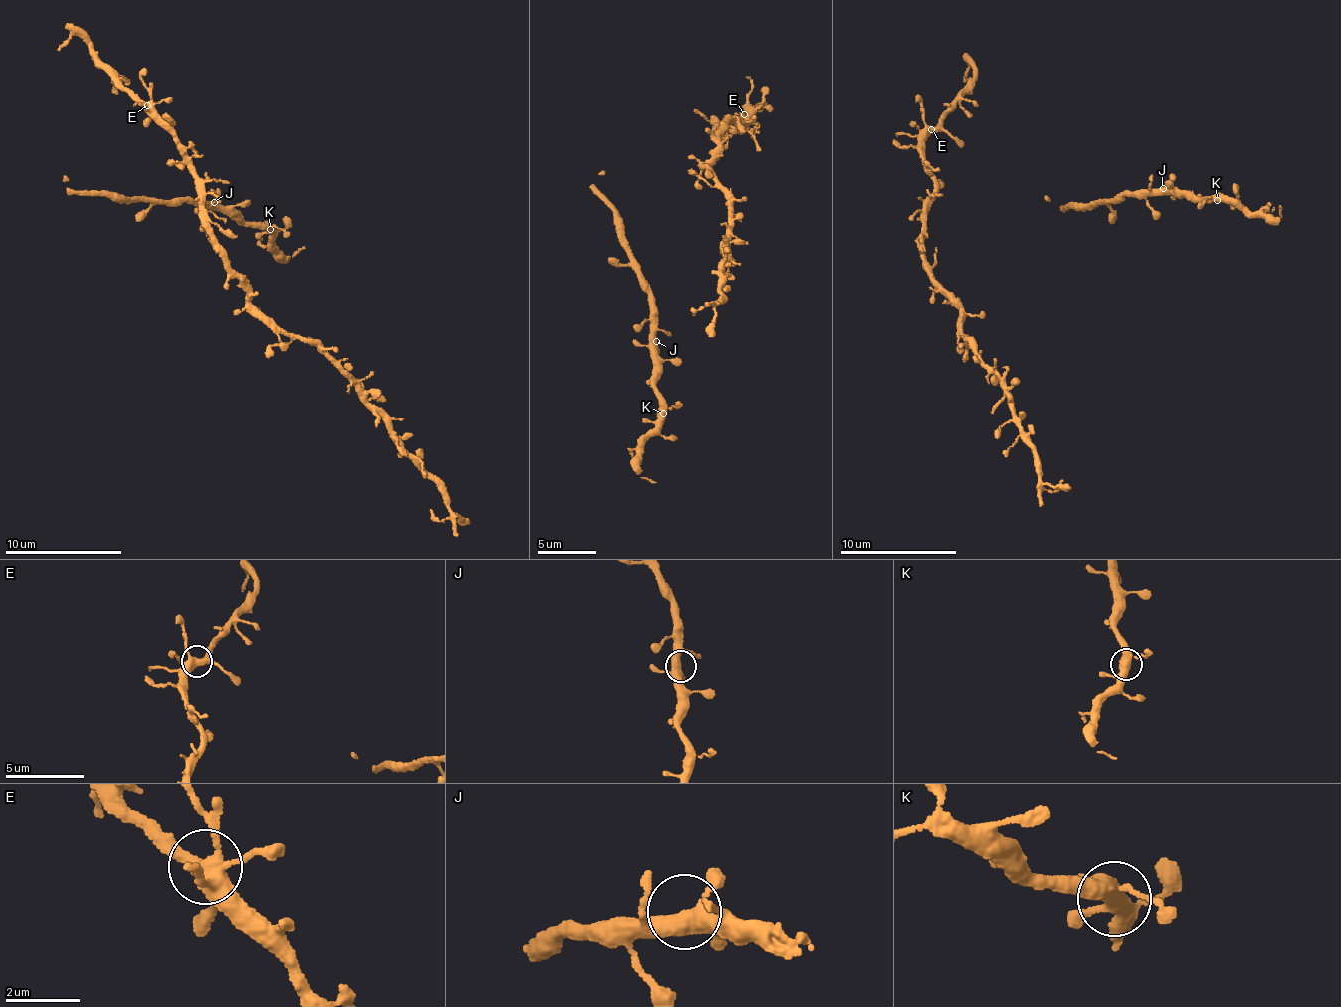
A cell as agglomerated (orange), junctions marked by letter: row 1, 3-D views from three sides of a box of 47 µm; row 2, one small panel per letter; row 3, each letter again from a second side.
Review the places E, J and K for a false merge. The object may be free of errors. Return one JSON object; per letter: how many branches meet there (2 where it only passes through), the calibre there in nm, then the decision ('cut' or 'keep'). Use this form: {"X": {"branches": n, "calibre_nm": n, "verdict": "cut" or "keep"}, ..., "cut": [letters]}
{"E": {"branches": 5, "calibre_nm": 400, "verdict": "keep"}, "J": {"branches": 5, "calibre_nm": 400, "verdict": "keep"}, "K": {"branches": 4, "calibre_nm": 420, "verdict": "keep"}, "cut": []}

